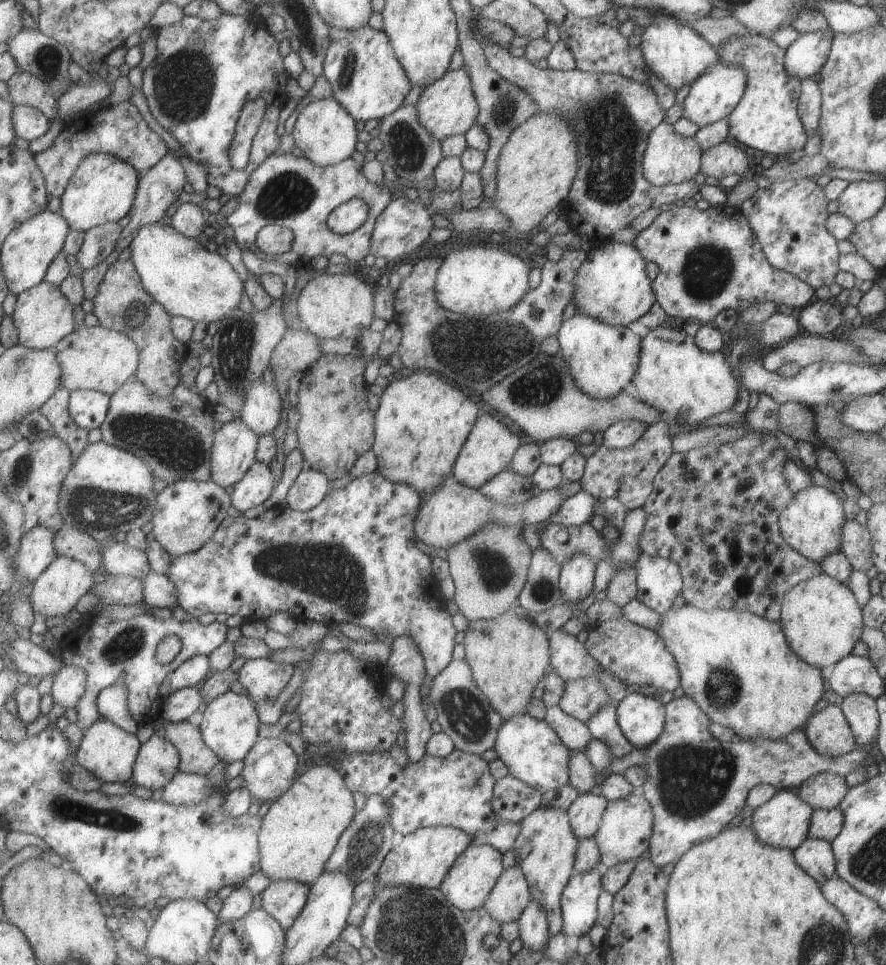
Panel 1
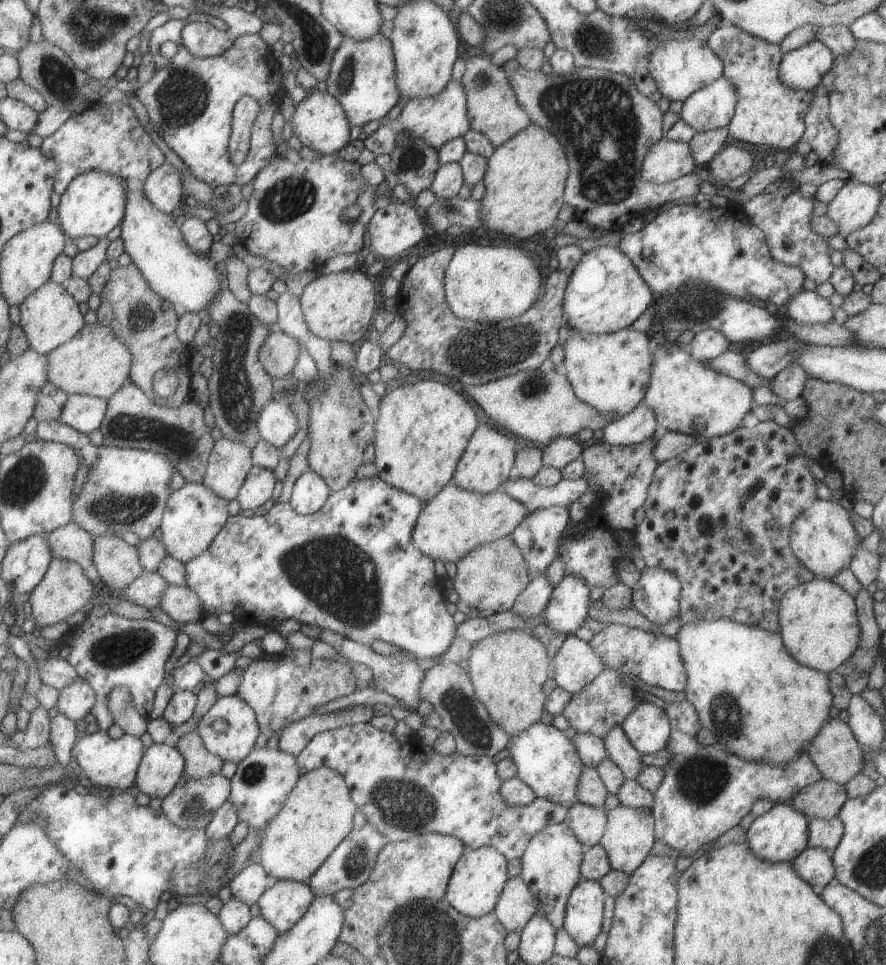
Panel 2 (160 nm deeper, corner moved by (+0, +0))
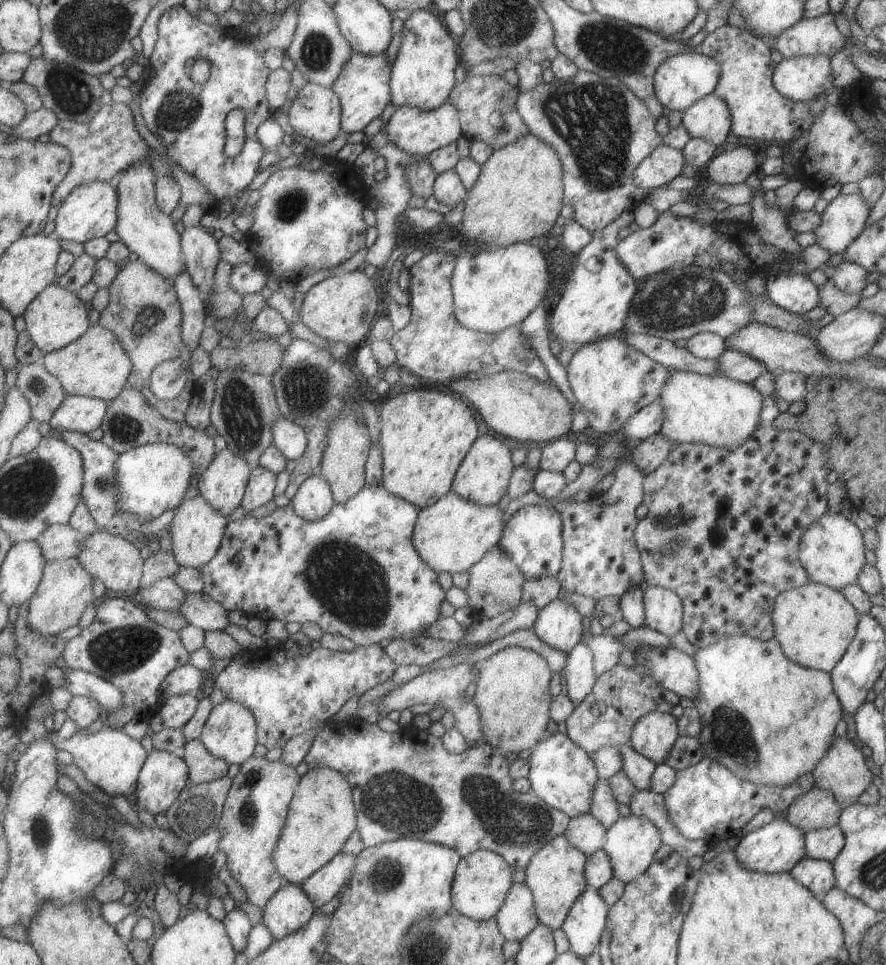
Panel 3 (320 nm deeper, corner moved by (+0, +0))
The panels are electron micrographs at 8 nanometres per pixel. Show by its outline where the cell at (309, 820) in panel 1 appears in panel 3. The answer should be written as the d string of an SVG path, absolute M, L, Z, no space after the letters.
M318 766L316 769L309 769L301 776L291 804L288 806L287 822L273 854L274 866L284 882L292 885L303 884L303 881L323 865L327 865L335 854L342 850L343 843L353 830L356 830L356 812L352 801L352 790L345 777L335 769L327 767Z

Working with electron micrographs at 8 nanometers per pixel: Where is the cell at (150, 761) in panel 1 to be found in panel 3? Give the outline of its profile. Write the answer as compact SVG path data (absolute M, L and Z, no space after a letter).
M153 750L140 772L136 802L149 813L166 814L190 783L190 768L184 757Z

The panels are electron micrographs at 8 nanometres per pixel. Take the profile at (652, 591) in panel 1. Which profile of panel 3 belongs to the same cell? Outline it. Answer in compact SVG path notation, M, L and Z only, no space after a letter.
M647 587L642 594L644 625L673 637L682 627L682 602L670 590L661 587Z

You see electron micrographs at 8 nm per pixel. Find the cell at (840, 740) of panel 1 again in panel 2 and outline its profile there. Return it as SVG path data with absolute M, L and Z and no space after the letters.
M829 718L812 738L805 752L823 779L845 786L861 773L861 746L851 729L839 719Z

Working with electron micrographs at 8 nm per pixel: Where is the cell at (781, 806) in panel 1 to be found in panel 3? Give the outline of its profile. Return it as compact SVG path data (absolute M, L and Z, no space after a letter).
M783 815L775 816L769 824L751 831L738 840L734 855L737 862L747 870L765 874L788 873L805 857L804 834L800 829L791 826Z

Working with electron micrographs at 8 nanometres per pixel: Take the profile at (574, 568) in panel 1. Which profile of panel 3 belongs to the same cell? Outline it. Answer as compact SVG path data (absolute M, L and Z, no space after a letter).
M555 598L539 610L532 629L545 645L567 654L582 640L581 617L567 601Z

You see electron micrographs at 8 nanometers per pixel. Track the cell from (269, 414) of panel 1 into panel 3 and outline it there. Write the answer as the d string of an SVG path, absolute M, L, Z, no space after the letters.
M280 416L271 427L271 432L272 444L284 454L286 459L296 461L304 456L308 437L300 425Z

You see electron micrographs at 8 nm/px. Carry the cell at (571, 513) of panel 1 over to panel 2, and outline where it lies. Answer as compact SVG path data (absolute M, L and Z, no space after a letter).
M551 505L540 509L528 510L526 515L515 525L508 537L518 546L532 576L544 573L546 568L560 556L563 530L570 524L568 507Z

